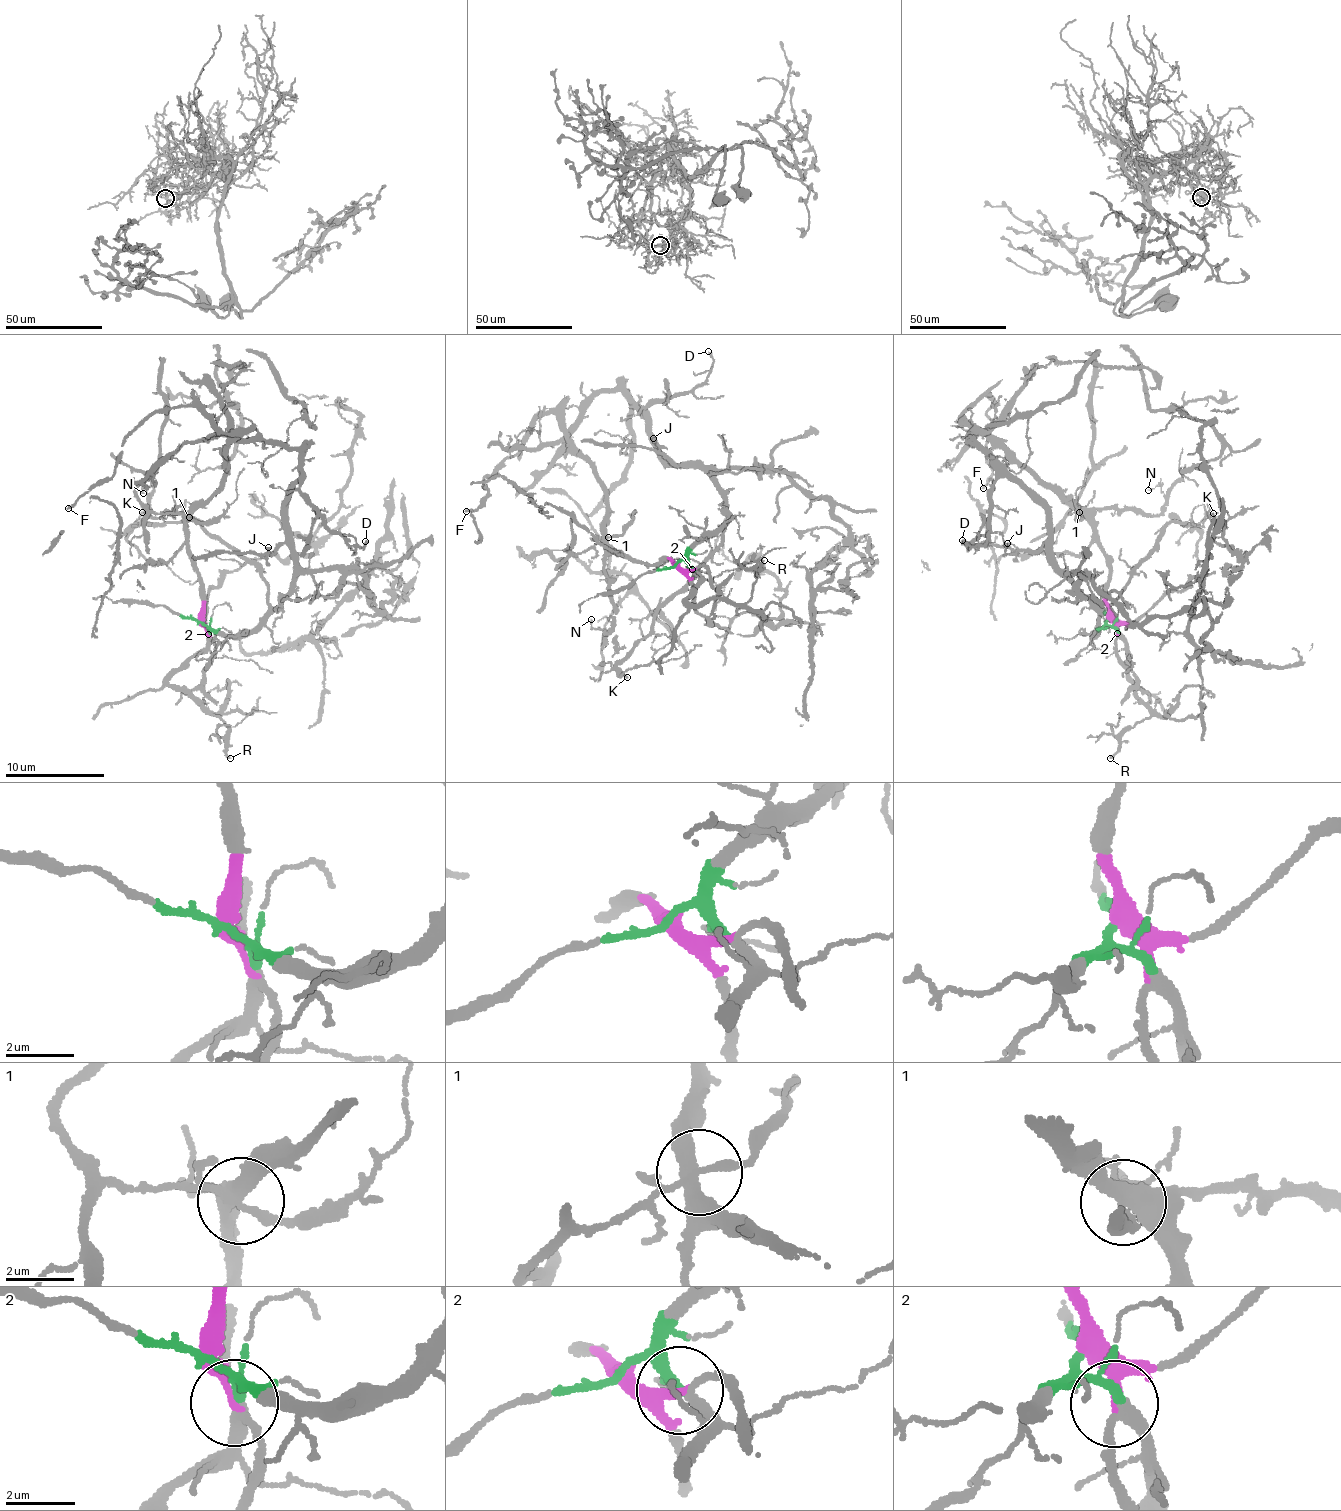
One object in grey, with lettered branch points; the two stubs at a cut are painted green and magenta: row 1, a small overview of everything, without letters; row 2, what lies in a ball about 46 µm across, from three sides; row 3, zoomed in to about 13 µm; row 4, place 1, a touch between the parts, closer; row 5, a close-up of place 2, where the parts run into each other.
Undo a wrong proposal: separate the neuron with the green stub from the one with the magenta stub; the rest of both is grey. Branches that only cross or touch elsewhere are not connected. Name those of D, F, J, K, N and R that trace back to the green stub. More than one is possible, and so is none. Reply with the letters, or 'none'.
D, J, K, R

